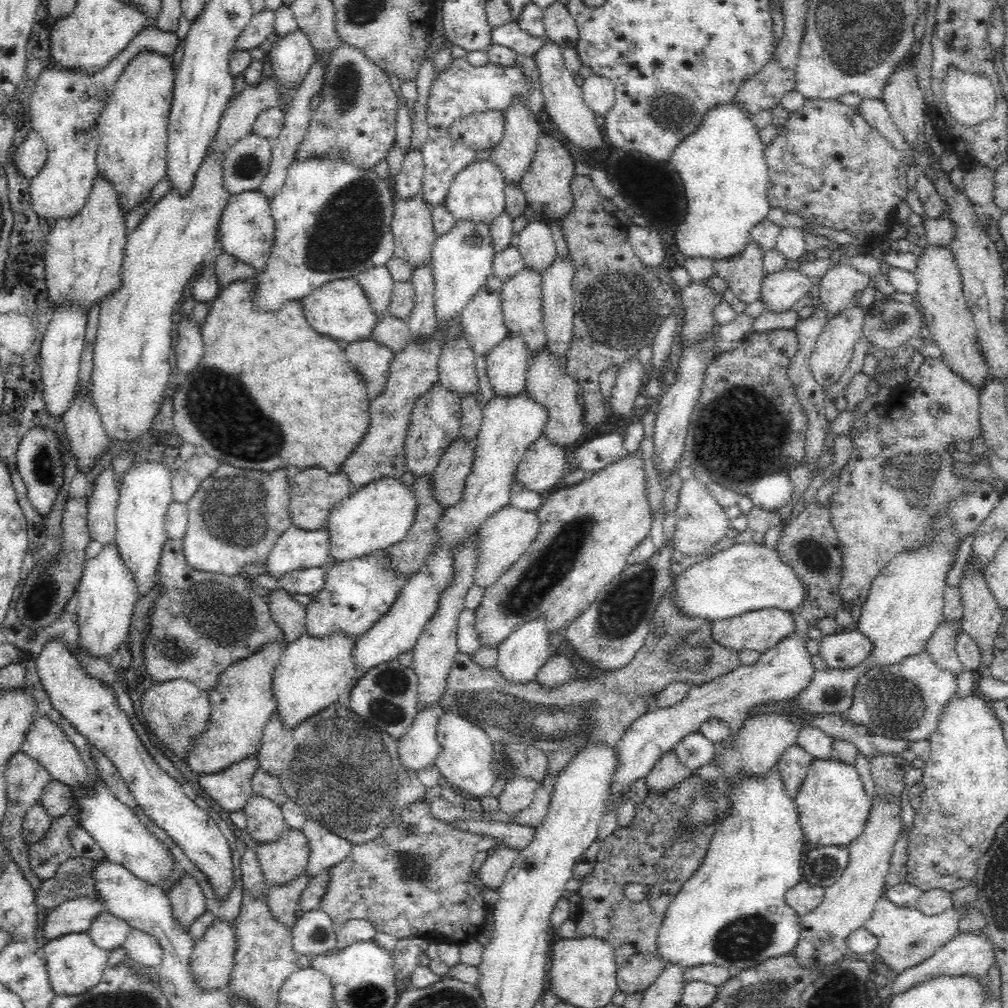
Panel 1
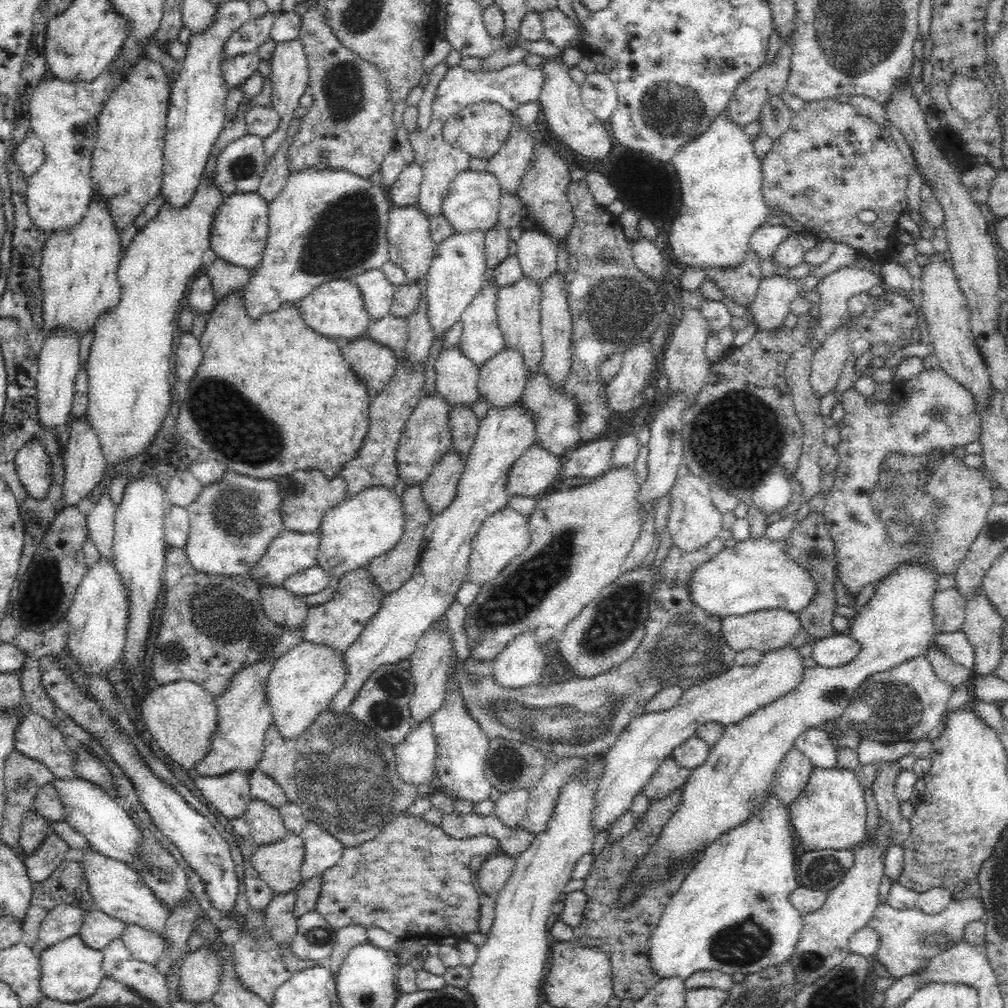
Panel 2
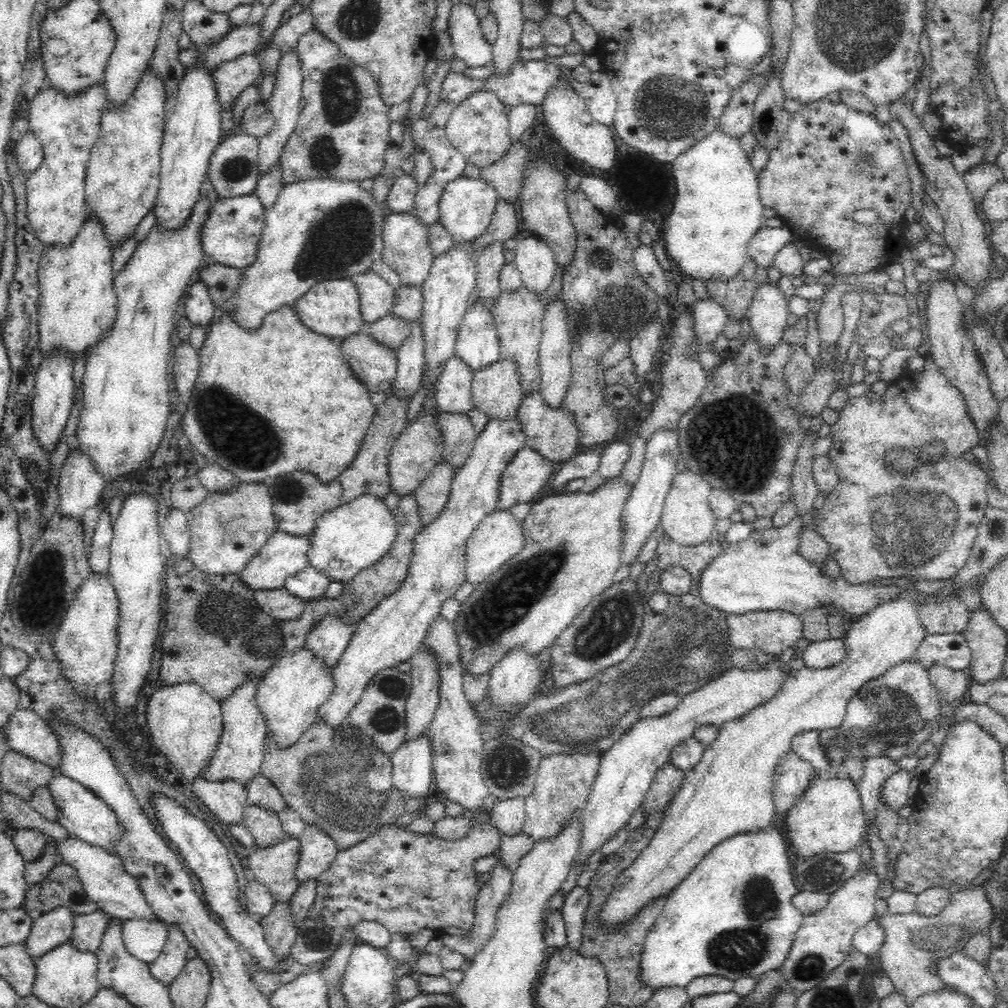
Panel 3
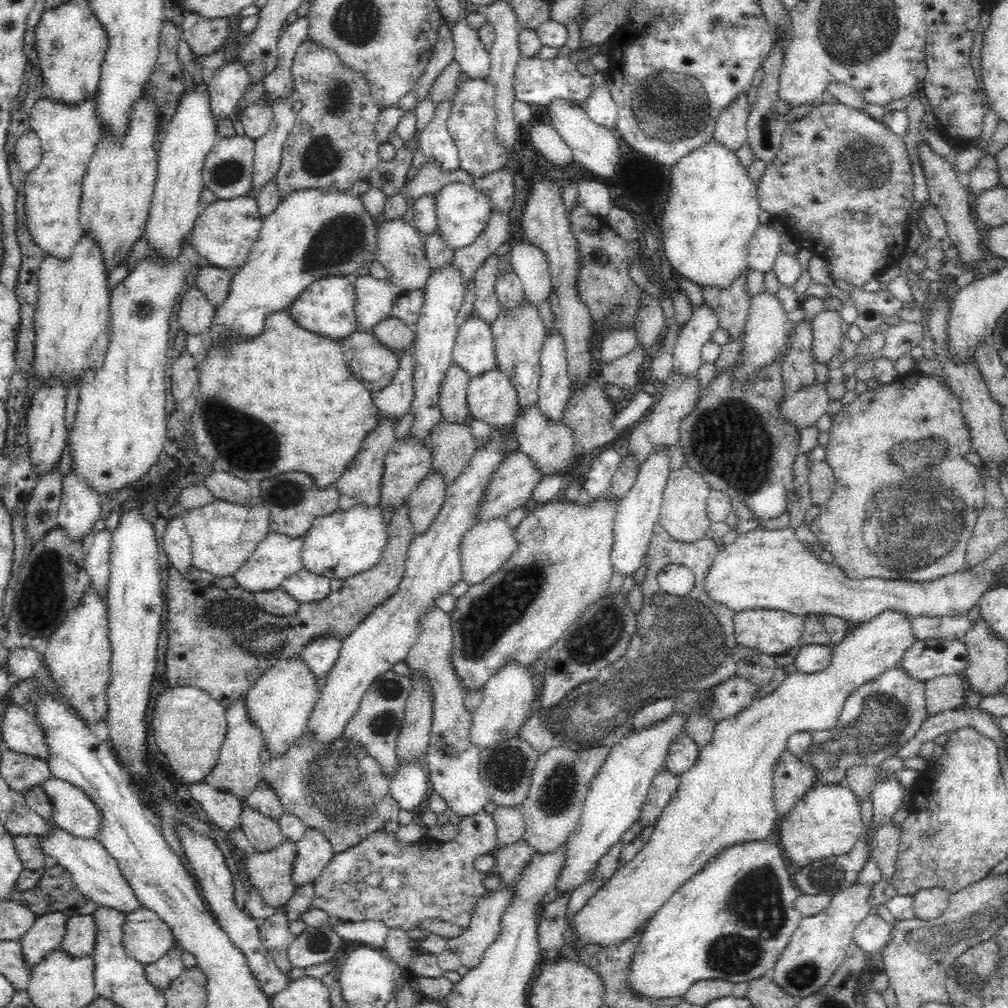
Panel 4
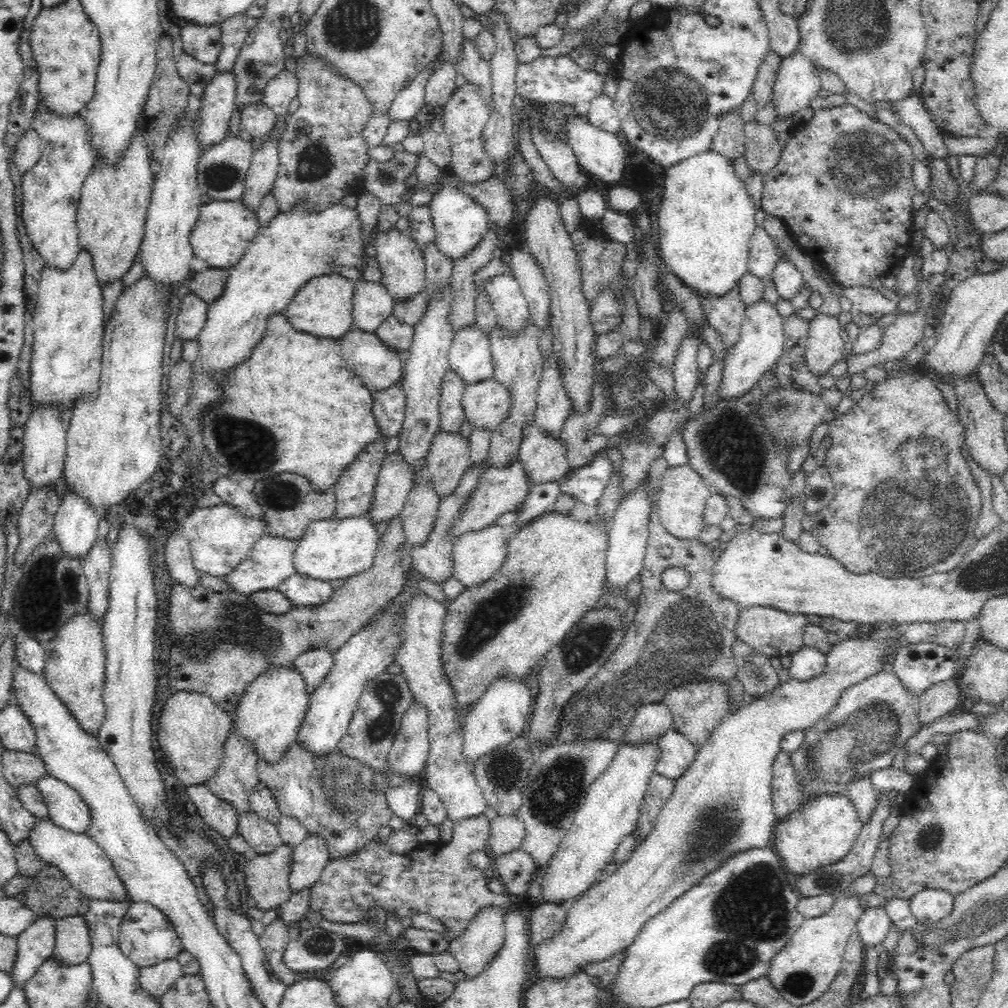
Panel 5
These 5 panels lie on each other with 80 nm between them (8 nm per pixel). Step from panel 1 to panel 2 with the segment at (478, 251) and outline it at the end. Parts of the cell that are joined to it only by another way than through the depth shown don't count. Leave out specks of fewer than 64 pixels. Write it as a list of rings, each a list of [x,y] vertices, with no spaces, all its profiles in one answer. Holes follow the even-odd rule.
[[[479,228],[468,230],[468,232],[454,230],[448,238],[435,245],[435,254],[429,266],[428,275],[426,275],[427,313],[434,335],[440,335],[453,324],[460,322],[462,313],[486,284],[488,262],[485,234],[486,230]]]

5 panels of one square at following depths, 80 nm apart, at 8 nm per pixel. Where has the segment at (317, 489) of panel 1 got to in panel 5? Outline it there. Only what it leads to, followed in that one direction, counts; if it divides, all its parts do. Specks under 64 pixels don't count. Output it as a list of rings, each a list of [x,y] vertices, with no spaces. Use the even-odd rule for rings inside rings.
[[[284,472],[256,481],[253,495],[265,512],[267,533],[274,536],[283,536],[290,540],[298,540],[306,527],[314,520],[324,520],[335,514],[336,493],[333,489],[317,491],[312,488],[309,480],[304,476]]]

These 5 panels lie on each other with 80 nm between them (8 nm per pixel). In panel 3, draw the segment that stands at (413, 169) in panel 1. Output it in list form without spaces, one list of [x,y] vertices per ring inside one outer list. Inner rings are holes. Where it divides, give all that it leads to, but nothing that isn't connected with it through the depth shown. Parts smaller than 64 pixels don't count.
[[[413,170],[411,172],[402,171],[394,180],[385,199],[388,211],[409,212],[415,206],[415,194],[420,188]]]

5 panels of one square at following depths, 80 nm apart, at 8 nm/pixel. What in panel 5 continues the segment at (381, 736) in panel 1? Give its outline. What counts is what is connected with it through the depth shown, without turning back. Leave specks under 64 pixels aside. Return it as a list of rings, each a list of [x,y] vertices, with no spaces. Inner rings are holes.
[[[298,741],[290,745],[279,762],[270,764],[260,759],[257,768],[260,783],[266,785],[272,792],[280,813],[296,818],[309,833],[313,832],[322,836],[326,840],[331,859],[358,852],[364,844],[377,836],[380,828],[387,826],[391,818],[395,816],[392,813],[392,807],[388,805],[386,791],[380,791],[374,785],[376,769],[370,767],[370,764],[358,763],[356,759],[342,755],[338,748],[328,755],[318,756],[308,751],[306,746]]]

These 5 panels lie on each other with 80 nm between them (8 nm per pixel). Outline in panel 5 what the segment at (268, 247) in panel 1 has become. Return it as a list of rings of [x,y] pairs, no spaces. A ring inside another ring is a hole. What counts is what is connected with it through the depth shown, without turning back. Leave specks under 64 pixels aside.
[[[210,200],[202,203],[198,220],[191,232],[193,254],[197,259],[205,260],[210,267],[228,270],[242,260],[242,255],[246,252],[250,241],[256,236],[260,226],[256,211],[244,204],[243,200]]]

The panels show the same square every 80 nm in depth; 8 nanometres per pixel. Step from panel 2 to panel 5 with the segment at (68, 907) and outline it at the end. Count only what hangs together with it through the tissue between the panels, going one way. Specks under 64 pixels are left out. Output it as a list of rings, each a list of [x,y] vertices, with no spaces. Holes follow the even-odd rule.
[[[51,916],[37,917],[32,924],[24,929],[17,936],[18,952],[15,958],[14,968],[11,972],[11,979],[15,985],[24,985],[28,982],[38,967],[48,958],[48,956],[53,956],[53,950],[56,944],[56,918]]]

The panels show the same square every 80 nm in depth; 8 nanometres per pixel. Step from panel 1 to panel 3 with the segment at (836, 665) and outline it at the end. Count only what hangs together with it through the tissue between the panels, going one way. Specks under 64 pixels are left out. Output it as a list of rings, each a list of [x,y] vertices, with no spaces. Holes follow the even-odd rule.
[[[827,638],[820,642],[811,642],[803,651],[806,666],[812,668],[828,668],[843,661],[847,646],[843,638]]]

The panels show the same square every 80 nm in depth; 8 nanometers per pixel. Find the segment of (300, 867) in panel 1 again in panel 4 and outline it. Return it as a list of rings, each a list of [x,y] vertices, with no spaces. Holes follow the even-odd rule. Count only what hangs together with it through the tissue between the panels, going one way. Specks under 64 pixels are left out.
[[[286,838],[272,850],[247,855],[245,866],[249,882],[268,906],[275,909],[285,906],[294,896],[297,887],[292,881],[292,871],[296,857],[297,844]]]

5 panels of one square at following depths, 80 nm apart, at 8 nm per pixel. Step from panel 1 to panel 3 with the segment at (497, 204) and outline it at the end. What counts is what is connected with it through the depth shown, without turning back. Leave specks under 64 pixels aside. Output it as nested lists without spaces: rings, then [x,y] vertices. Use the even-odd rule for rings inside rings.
[[[462,174],[444,187],[440,197],[439,221],[454,242],[478,238],[490,226],[498,200],[496,189],[487,180]]]

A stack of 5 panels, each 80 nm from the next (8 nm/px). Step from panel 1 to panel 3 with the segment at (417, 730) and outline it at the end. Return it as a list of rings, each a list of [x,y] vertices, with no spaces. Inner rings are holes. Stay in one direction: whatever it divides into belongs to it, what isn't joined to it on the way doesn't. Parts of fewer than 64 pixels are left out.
[[[426,732],[412,741],[405,741],[391,755],[392,783],[406,798],[422,798],[434,792],[432,773],[432,745]]]

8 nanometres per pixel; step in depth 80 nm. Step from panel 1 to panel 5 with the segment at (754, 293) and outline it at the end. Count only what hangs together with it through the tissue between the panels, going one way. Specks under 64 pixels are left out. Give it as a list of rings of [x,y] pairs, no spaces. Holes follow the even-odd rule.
[[[740,284],[723,296],[705,295],[701,298],[702,309],[709,326],[717,330],[725,346],[734,346],[741,338],[742,321],[746,305],[740,299]]]

